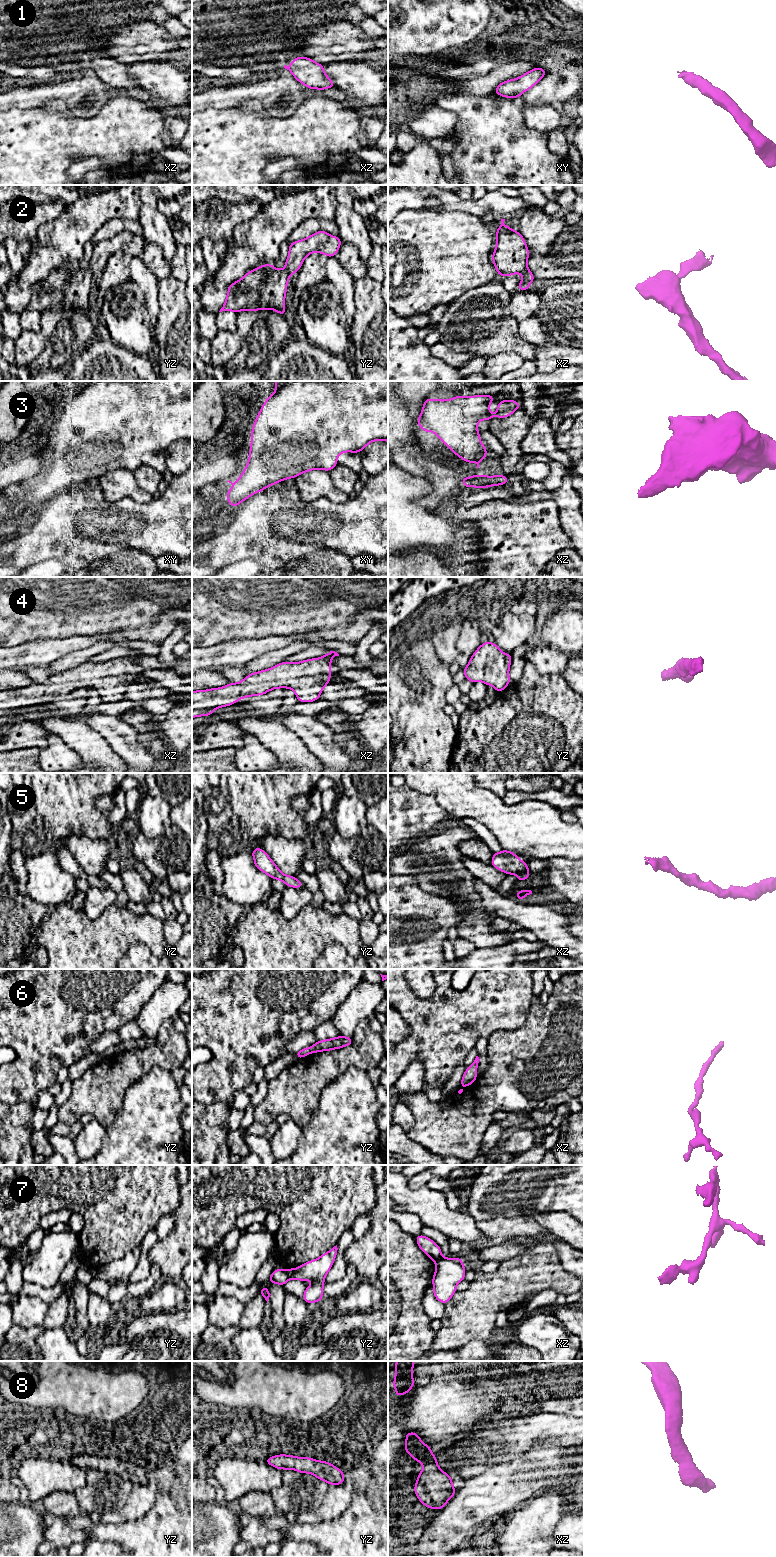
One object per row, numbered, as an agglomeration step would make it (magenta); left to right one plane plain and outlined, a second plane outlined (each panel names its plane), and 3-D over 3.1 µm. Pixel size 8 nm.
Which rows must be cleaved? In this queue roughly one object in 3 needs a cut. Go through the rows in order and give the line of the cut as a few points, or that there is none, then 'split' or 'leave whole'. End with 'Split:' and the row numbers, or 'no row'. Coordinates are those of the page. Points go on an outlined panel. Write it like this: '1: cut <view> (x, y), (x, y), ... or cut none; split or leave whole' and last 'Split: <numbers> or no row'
1: cut none; leave whole
2: cut none; leave whole
3: cut none; leave whole
4: cut none; leave whole
5: cut none; leave whole
6: cut none; leave whole
7: cut yz (285, 1270), (290, 1278); split
8: cut none; leave whole
Split: 7

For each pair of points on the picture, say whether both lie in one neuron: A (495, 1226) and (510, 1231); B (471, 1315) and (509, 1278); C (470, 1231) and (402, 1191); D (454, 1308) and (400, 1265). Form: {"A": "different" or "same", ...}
{"A": "same", "B": "same", "C": "same", "D": "different"}

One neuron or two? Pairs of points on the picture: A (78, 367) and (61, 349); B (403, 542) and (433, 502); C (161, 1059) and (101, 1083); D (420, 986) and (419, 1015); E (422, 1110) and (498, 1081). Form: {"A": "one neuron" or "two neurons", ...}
{"A": "two neurons", "B": "two neurons", "C": "one neuron", "D": "two neurons", "E": "one neuron"}

